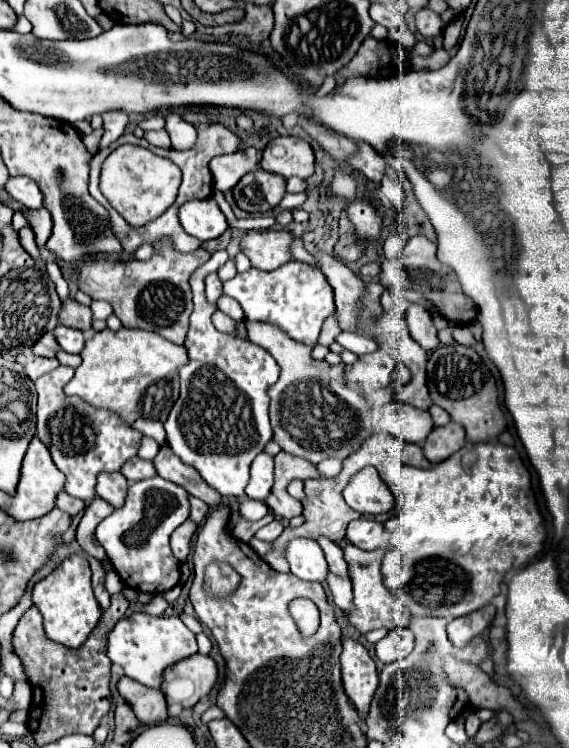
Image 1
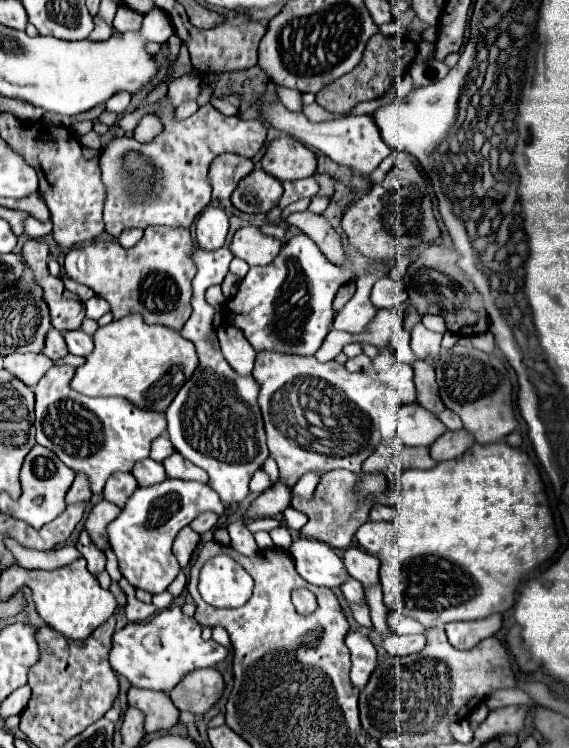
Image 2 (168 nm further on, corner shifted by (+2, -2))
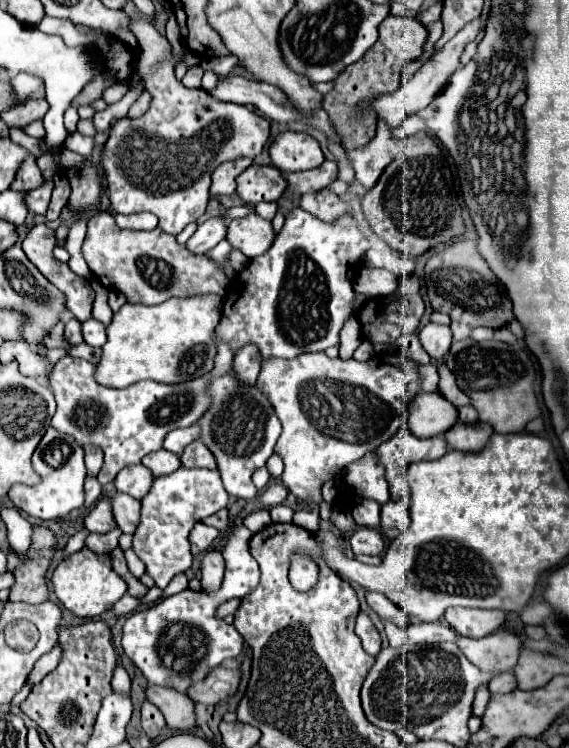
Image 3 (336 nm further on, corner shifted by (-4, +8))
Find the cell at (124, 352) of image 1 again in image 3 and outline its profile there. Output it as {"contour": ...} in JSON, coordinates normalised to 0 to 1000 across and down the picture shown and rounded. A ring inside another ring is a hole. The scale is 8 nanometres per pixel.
{"contour":[[[360,393],[339,398],[301,398],[276,409],[220,406],[188,436],[181,479],[167,487],[163,505],[178,516],[220,519],[244,508],[286,513],[353,505],[374,492],[381,463],[371,452],[388,425],[388,396]]]}

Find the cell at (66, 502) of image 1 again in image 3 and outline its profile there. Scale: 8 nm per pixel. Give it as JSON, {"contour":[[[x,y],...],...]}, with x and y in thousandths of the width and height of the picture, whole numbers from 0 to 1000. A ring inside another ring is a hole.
{"contour":[[[153,596],[149,599],[149,620],[153,620],[153,634],[156,636],[170,636],[181,620],[181,607],[174,599],[167,596]]]}

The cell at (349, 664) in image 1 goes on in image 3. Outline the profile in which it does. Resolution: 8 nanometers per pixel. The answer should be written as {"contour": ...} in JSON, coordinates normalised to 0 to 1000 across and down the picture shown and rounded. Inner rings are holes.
{"contour":[[[631,821],[631,824],[627,824],[624,848],[634,853],[638,869],[641,869],[649,877],[663,877],[663,874],[666,874],[666,869],[670,869],[670,850],[666,850],[663,840],[656,837],[656,832],[649,829],[645,821]]]}

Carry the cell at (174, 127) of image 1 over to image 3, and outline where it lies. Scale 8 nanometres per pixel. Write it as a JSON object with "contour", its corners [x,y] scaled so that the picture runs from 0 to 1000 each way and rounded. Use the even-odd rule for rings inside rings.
{"contour":[[[336,88],[318,110],[322,110],[329,118],[353,118],[353,102],[357,102],[357,94],[353,94],[350,88]]]}

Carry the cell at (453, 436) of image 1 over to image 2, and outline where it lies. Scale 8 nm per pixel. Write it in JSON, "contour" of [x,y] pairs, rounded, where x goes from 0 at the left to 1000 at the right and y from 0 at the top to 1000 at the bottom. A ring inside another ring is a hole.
{"contour":[[[800,575],[800,578],[782,578],[772,583],[757,596],[757,610],[775,618],[775,615],[796,615],[803,610],[814,610],[828,596],[835,594],[835,586],[821,575]]]}

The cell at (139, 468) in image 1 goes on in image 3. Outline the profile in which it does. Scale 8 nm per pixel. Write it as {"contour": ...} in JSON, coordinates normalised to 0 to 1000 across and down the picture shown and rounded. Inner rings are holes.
{"contour":[[[276,602],[265,604],[251,612],[251,620],[269,631],[269,636],[286,636],[286,634],[301,634],[318,623],[318,615],[311,607],[293,604],[293,602]]]}

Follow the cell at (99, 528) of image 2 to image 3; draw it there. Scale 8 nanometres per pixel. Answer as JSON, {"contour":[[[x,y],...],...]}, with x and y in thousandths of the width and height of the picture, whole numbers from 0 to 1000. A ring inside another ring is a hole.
{"contour":[[[206,658],[195,666],[195,674],[199,674],[202,698],[213,706],[213,711],[216,714],[234,714],[237,706],[241,706],[241,698],[244,698],[244,679],[248,679],[244,668],[230,666],[227,660]]]}

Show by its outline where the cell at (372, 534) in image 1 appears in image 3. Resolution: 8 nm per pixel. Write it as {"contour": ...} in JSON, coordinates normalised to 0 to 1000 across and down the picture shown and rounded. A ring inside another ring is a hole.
{"contour":[[[698,668],[698,671],[680,671],[670,676],[670,711],[680,719],[698,719],[705,709],[719,706],[719,671]]]}

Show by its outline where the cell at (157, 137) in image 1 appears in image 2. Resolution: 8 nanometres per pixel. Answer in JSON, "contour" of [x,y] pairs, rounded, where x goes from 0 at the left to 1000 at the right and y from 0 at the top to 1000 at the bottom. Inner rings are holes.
{"contour":[[[255,152],[255,155],[244,160],[244,166],[237,168],[234,184],[237,184],[237,187],[248,187],[248,190],[265,190],[283,174],[286,174],[286,171],[283,171],[283,163],[276,160],[276,155]]]}

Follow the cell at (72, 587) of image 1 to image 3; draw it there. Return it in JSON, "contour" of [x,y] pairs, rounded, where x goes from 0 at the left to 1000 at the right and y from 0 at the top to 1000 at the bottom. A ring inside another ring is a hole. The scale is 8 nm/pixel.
{"contour":[[[142,733],[139,738],[114,746],[97,759],[90,778],[104,805],[139,826],[163,826],[195,816],[199,807],[223,791],[223,781],[195,759],[195,746],[174,743],[156,733]]]}

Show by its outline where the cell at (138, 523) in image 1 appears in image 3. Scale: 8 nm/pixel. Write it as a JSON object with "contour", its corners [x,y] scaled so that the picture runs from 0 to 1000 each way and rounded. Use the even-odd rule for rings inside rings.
{"contour":[[[315,626],[304,634],[269,642],[265,655],[248,666],[248,693],[234,714],[234,738],[251,749],[255,765],[272,775],[272,783],[290,786],[308,767],[325,765],[336,757],[332,711],[357,693],[395,679],[402,668],[399,655],[388,647],[381,628],[357,626]]]}

